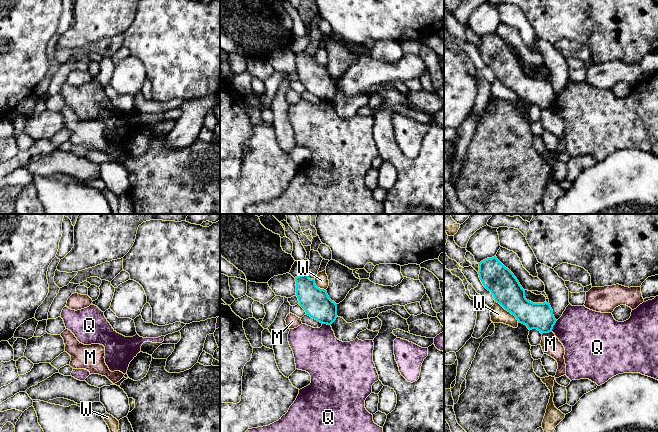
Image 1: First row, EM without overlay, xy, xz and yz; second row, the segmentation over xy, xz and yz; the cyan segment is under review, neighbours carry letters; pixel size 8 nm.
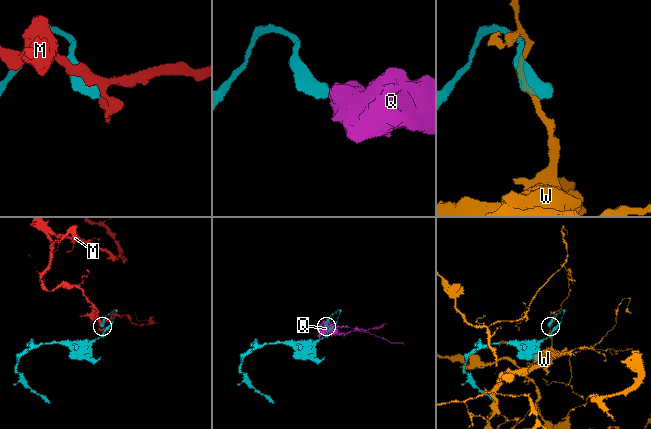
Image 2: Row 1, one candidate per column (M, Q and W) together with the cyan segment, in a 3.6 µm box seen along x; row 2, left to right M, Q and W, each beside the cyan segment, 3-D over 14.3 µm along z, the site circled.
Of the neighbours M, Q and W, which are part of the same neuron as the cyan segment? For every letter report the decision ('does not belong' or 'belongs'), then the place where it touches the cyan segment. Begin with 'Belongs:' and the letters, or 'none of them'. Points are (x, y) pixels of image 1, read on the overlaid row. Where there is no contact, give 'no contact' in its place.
Belongs: none of them
M: does not belong; meets cyan in yz at (546, 332)
Q: does not belong; meets cyan in yz at (553, 325)
W: does not belong; meets cyan in yz at (507, 310)

